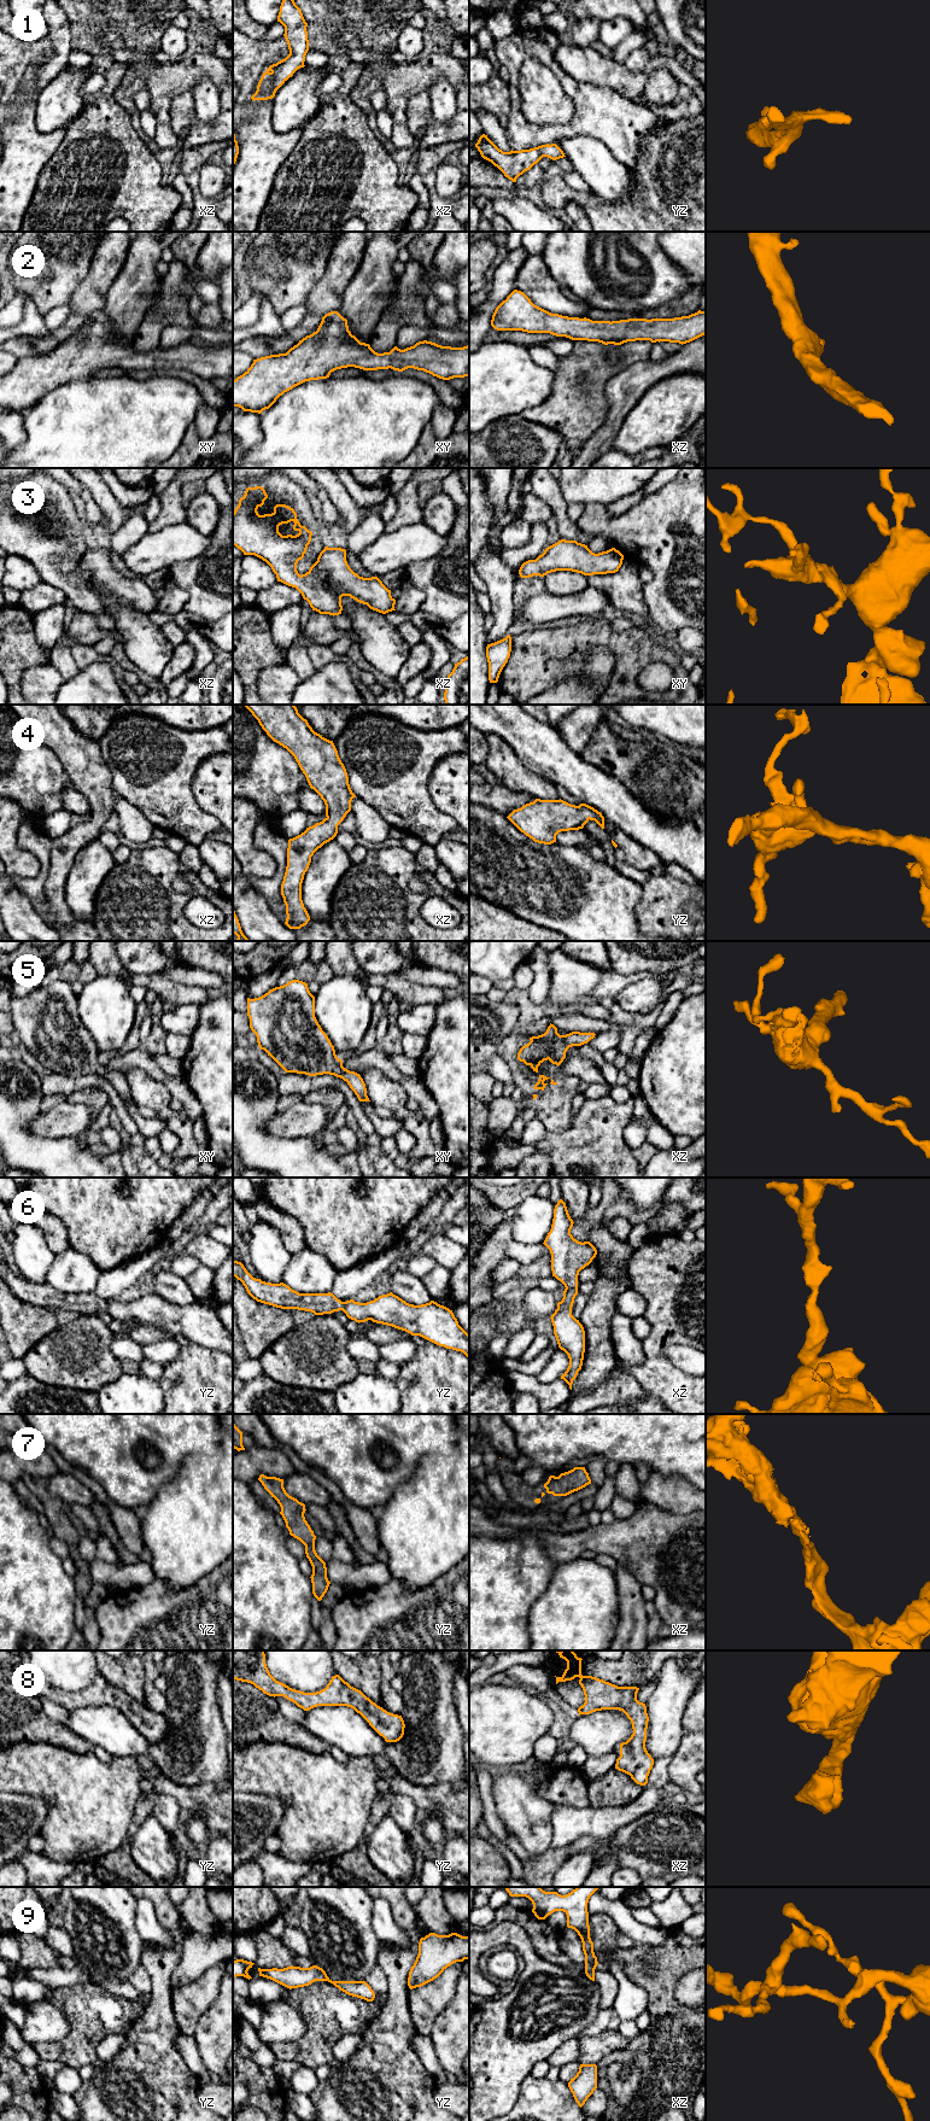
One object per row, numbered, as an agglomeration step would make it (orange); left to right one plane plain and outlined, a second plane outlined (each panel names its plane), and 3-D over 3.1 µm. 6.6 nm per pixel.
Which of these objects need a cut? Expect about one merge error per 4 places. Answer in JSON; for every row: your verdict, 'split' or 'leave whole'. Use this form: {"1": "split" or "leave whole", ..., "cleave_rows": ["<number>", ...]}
{"1": "leave whole", "2": "leave whole", "3": "leave whole", "4": "leave whole", "5": "leave whole", "6": "leave whole", "7": "leave whole", "8": "leave whole", "9": "leave whole", "cleave_rows": []}

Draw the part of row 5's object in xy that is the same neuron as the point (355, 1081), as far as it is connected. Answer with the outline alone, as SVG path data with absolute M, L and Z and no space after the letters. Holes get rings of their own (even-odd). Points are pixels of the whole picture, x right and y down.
M292 980L259 998L247 998L247 1016L259 1048L286 1073L334 1075L347 1082L359 1102L370 1102L361 1075L343 1067L318 1024L308 983Z

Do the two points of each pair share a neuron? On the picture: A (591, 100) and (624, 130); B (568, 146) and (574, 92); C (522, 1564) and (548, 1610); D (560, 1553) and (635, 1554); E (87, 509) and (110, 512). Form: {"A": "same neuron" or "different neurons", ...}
{"A": "same neuron", "B": "different neurons", "C": "different neurons", "D": "same neuron", "E": "different neurons"}

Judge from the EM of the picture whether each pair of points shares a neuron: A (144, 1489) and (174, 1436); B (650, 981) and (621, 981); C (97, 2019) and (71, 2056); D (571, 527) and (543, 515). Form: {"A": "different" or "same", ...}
{"A": "same", "B": "different", "C": "same", "D": "different"}

